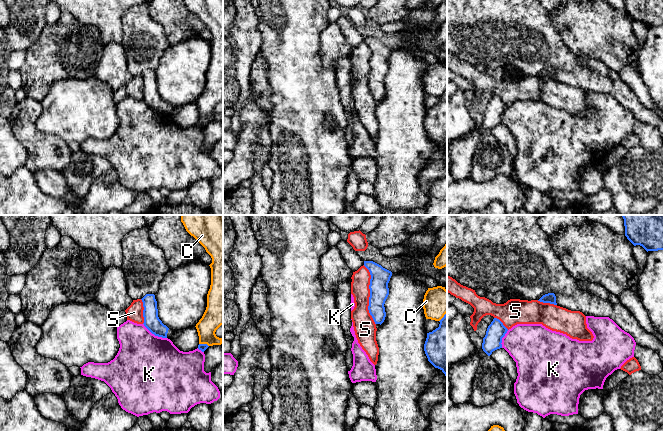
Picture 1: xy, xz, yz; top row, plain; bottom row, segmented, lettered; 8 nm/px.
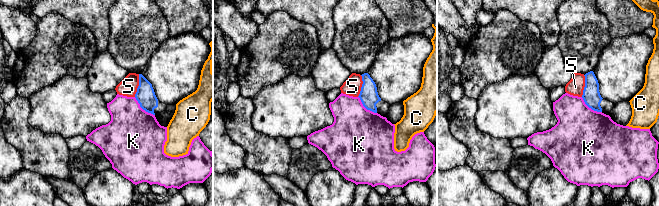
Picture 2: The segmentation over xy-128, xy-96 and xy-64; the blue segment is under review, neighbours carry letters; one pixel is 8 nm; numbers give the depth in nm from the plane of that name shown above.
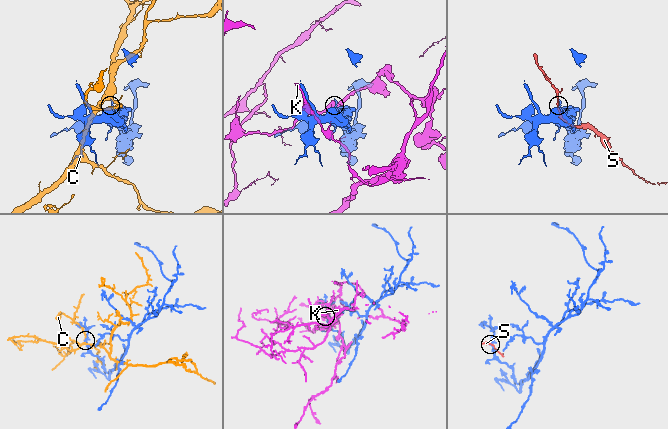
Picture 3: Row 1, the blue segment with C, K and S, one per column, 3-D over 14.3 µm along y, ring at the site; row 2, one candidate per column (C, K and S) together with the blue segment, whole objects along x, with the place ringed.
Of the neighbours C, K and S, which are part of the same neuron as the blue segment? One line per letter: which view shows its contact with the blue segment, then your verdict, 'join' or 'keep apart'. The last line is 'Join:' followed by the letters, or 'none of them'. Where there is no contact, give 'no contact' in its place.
C: xy | keep apart
K: xy | keep apart
S: xz | keep apart
Join: none of them

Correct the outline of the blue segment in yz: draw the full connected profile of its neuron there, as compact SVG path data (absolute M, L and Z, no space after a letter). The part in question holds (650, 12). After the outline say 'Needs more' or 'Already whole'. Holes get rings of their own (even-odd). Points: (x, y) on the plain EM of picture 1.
M624 0L625 12L647 28L663 26L663 0Z. Already whole

